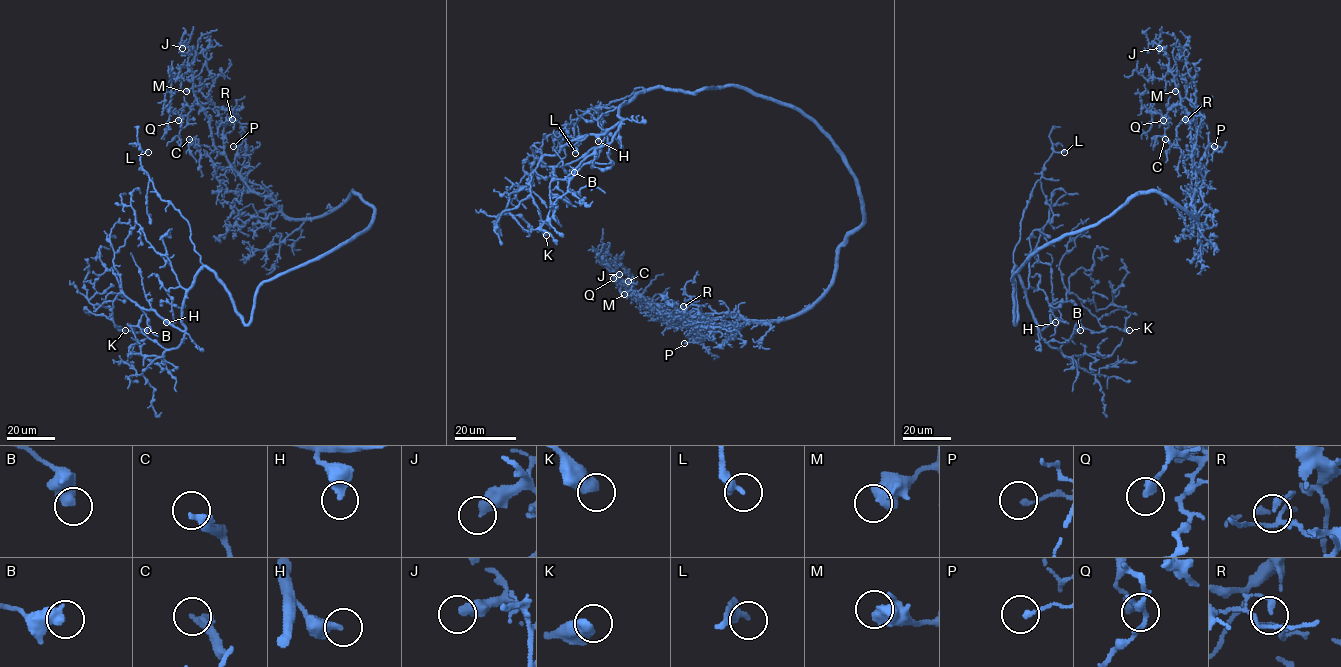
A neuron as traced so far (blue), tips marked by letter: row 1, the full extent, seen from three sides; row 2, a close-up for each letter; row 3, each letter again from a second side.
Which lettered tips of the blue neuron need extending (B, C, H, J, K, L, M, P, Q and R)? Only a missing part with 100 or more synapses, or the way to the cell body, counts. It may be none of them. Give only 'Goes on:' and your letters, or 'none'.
Goes on: none

